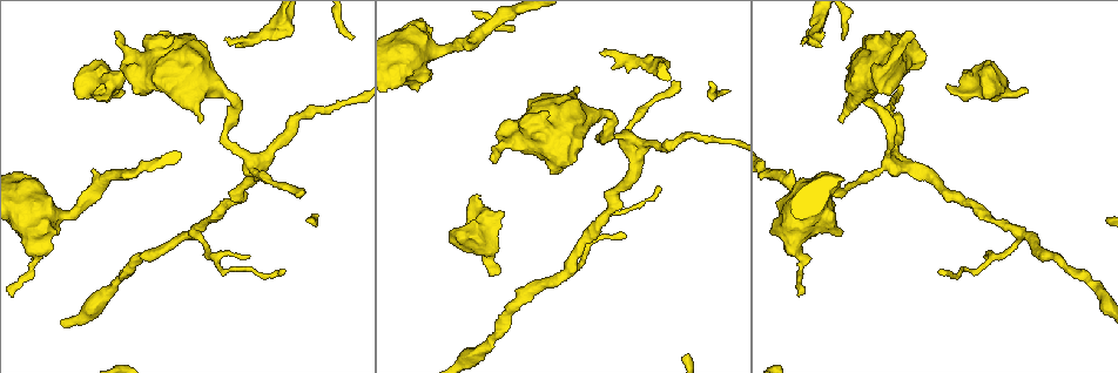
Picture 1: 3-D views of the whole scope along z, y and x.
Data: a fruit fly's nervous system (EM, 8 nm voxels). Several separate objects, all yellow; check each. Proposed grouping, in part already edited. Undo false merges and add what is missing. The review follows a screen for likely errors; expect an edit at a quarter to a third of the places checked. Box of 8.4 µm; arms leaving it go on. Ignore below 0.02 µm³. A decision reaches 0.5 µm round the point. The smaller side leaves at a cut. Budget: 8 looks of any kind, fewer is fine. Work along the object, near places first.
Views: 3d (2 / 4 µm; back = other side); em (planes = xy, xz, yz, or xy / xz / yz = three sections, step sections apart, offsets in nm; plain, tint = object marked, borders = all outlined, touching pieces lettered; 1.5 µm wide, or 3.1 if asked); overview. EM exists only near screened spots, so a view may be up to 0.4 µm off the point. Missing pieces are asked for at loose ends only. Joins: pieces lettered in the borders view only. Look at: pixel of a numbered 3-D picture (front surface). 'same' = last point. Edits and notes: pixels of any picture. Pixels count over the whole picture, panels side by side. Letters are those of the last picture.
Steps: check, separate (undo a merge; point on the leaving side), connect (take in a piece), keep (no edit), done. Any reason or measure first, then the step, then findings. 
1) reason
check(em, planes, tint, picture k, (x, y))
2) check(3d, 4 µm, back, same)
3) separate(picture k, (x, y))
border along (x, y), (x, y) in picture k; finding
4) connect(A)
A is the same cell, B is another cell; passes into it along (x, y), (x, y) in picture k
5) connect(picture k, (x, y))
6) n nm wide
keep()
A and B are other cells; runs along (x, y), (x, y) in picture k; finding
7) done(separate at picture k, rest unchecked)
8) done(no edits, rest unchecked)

an open end
check(em, planes, borders, picture 1, (492, 159))

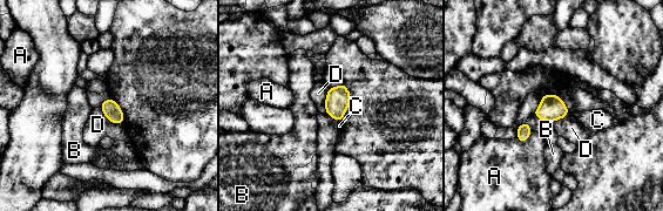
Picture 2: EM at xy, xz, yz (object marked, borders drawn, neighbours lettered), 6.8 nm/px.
keep()
A, B, C and D are other cells; border along (99, 108), (110, 122), (122, 124) in picture 2; no lettered piece goes on from it

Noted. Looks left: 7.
sudden change in width
check(3d, 4 µm, back, picture 1, (857, 99))

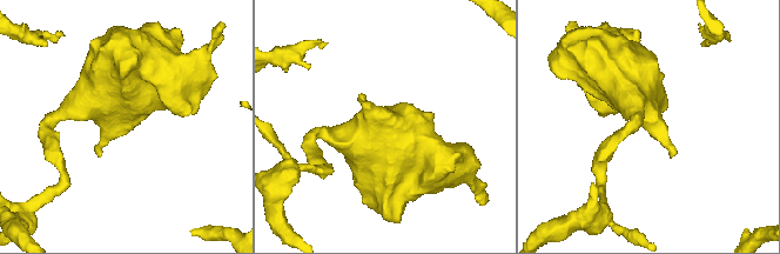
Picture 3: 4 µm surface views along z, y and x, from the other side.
now the EM
check(em, yz, step 8, tint, picture 3, (109, 122))

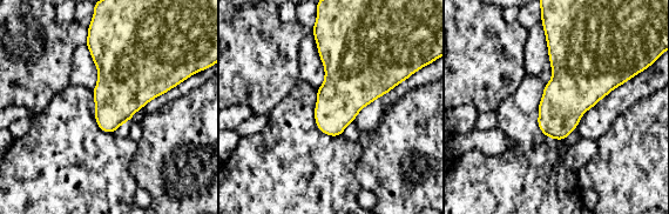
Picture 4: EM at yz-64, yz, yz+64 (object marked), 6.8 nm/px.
cut it another way
check(em, planes, borders, same)

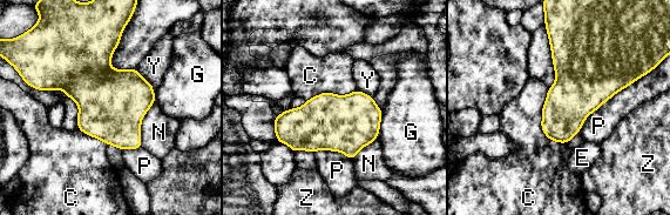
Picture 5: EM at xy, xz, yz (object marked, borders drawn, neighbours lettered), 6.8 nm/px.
320 nm wide
keep()
C, E, G, N, P, Y and Z are other cells; border along (644, 74), (595, 109), (577, 133) in picture 5; continuous, no second cell

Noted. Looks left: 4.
four arms meet
check(em, planes, borders, picture 1, (254, 164))

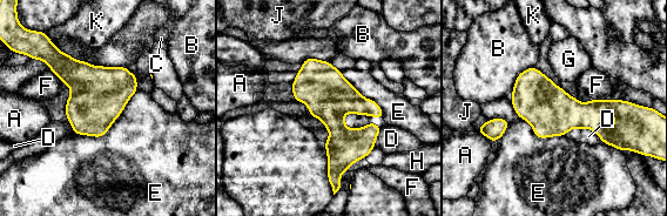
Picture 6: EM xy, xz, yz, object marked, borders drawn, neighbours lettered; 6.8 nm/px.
keep()
A, B, C, D, E, F, G, H, J and K are other cells; border along (51, 72), (66, 85) in picture 6; continuous, no second cell

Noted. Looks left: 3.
done(no edits, rest unchecked)

